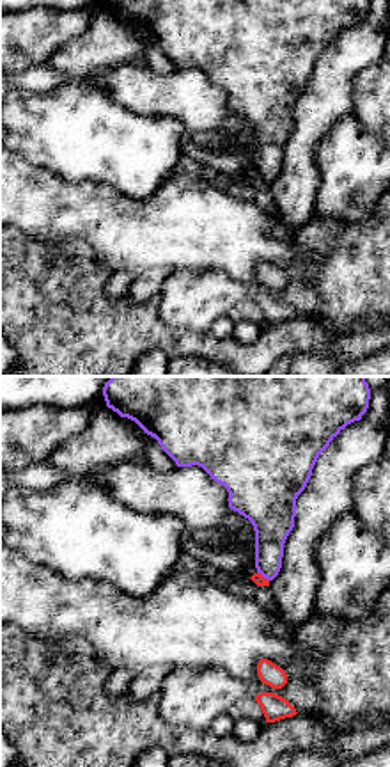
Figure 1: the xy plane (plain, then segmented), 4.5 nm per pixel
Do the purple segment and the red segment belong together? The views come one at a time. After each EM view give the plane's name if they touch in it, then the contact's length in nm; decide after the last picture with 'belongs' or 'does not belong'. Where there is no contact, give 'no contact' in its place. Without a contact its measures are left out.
meets purple in xy; contact 80 nm long

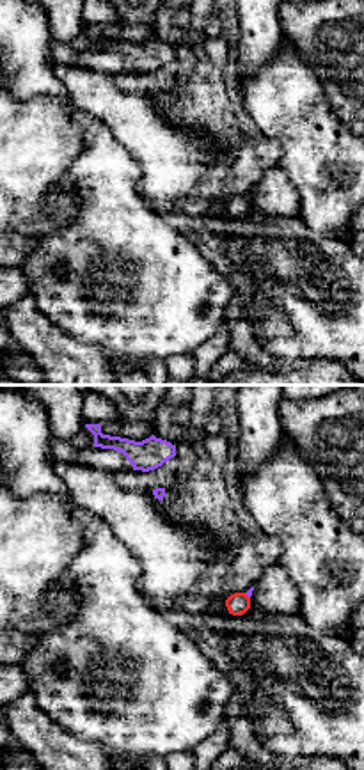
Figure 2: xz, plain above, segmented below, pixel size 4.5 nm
meets purple in xz; contact 40 nm long

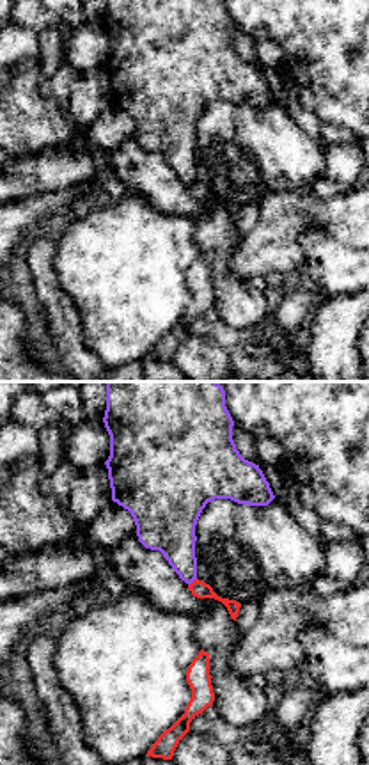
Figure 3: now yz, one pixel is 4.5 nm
meets purple in yz; contact 50 nm long

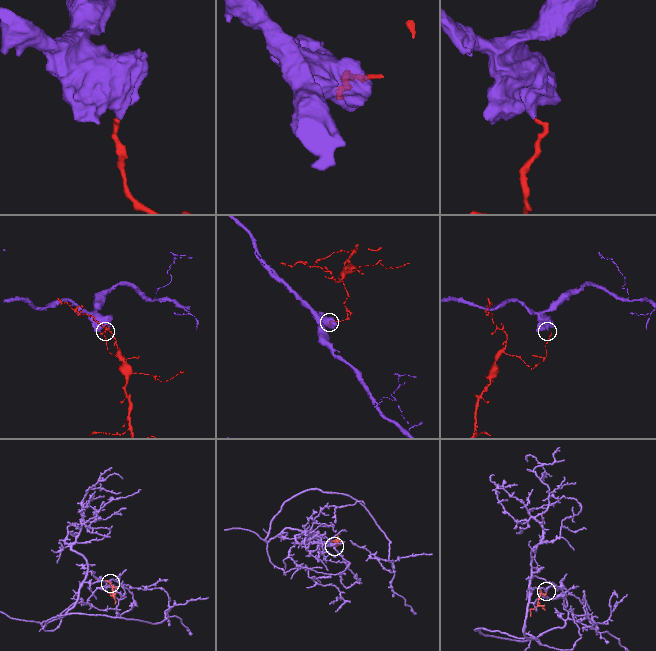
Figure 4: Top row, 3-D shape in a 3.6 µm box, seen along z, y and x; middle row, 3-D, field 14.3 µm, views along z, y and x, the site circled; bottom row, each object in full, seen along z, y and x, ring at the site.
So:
does not belong

